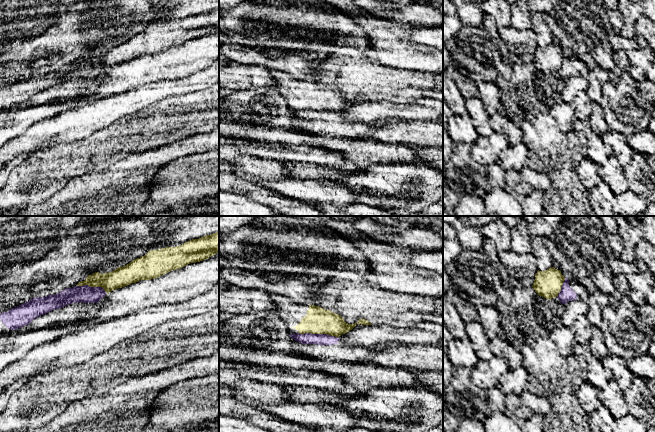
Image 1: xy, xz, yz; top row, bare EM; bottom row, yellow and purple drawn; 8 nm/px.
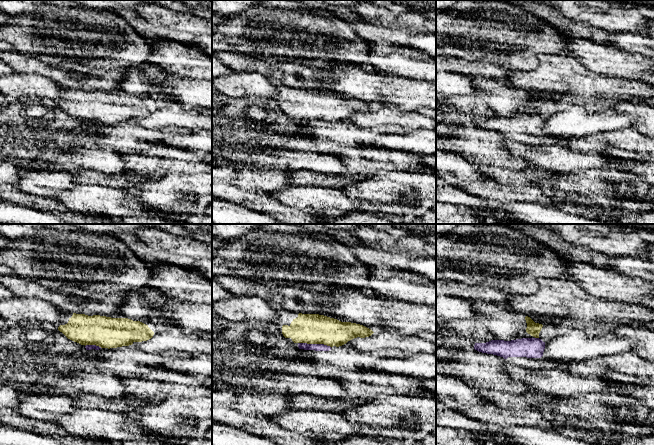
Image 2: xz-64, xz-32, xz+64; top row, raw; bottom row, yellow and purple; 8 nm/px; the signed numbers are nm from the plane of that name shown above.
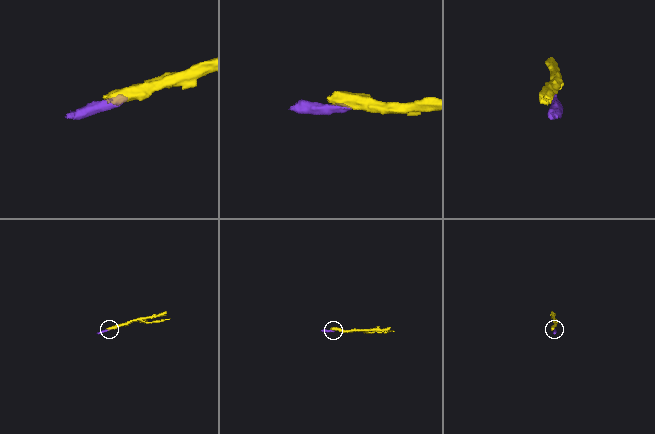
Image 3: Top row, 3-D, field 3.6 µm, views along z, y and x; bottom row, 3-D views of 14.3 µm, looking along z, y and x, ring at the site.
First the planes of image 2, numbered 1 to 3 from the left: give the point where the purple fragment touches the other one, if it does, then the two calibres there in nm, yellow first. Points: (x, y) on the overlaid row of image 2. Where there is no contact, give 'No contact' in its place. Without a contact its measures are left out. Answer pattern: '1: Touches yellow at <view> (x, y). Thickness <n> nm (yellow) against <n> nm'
1: Touches yellow at xz-64 (93, 344). Thickness 260 nm (yellow) against 50 nm
2: Touches yellow at xz-32 (314, 343). Thickness 240 nm (yellow) against 60 nm
3: Touches yellow at xz+64 (537, 337). Thickness 100 nm (yellow) against 160 nm

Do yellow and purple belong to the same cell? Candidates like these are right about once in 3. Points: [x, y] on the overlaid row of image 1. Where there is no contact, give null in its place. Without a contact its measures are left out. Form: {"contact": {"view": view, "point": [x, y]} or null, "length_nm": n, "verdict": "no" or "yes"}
{"contact": {"view": "xz", "point": [318, 333]}, "length_nm": 320, "verdict": "no"}

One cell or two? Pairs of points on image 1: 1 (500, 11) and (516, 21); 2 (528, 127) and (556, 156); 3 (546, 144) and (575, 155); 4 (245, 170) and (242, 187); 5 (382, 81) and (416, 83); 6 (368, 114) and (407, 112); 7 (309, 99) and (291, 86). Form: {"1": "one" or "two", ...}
{"1": "two", "2": "one", "3": "one", "4": "two", "5": "one", "6": "one", "7": "one"}

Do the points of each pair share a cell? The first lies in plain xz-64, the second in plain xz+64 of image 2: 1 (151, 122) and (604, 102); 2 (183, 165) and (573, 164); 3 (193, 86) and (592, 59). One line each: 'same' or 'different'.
1: different
2: same
3: different

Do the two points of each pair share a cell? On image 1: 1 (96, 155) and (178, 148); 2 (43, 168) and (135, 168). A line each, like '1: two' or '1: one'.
1: two
2: two

